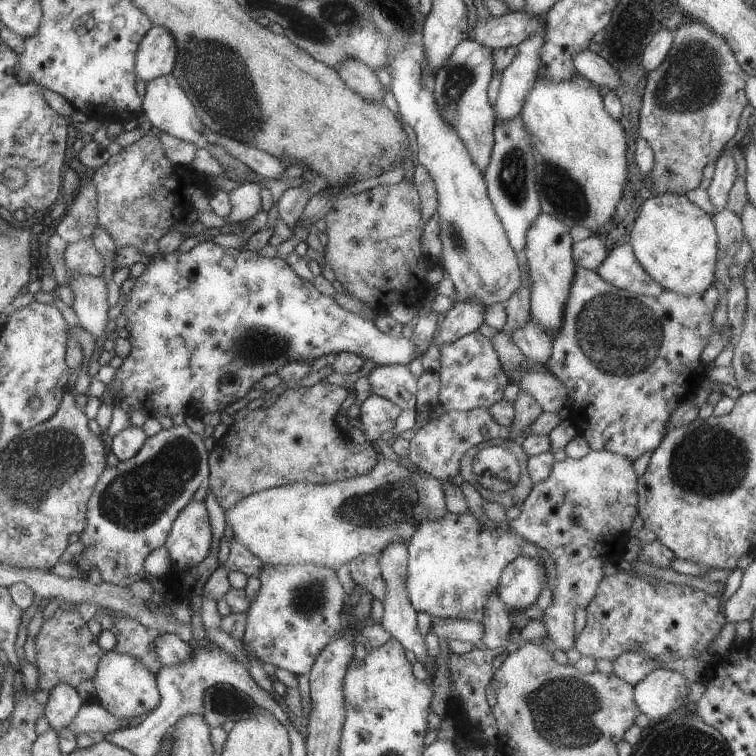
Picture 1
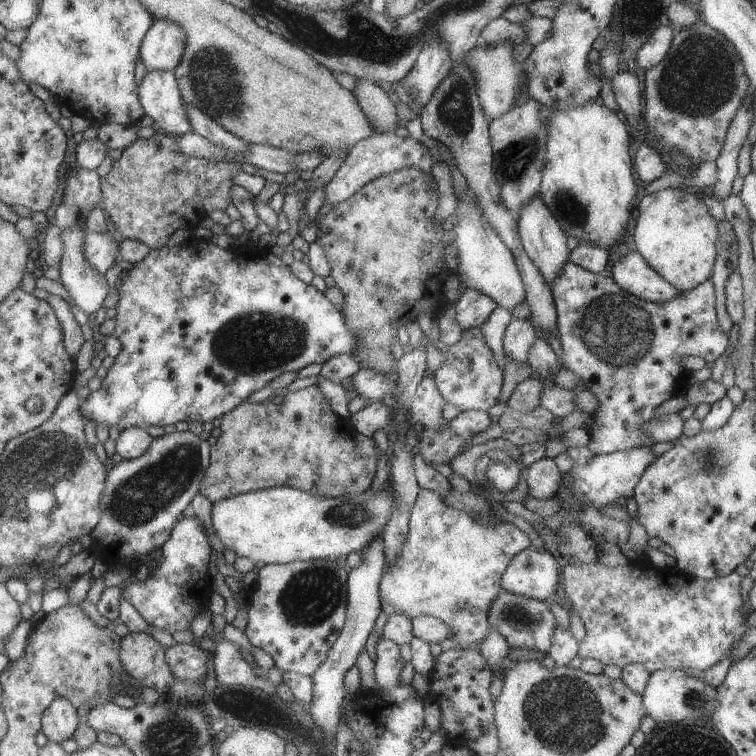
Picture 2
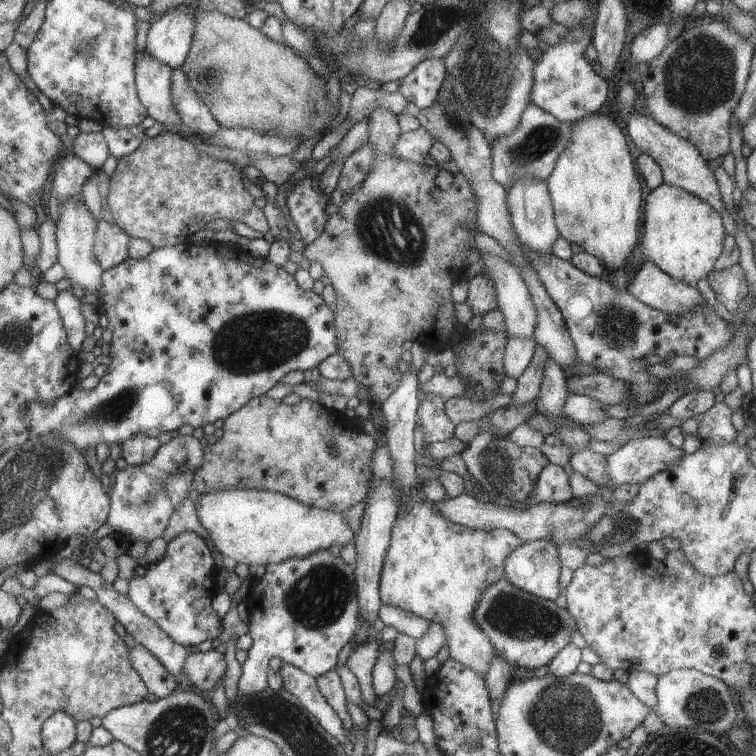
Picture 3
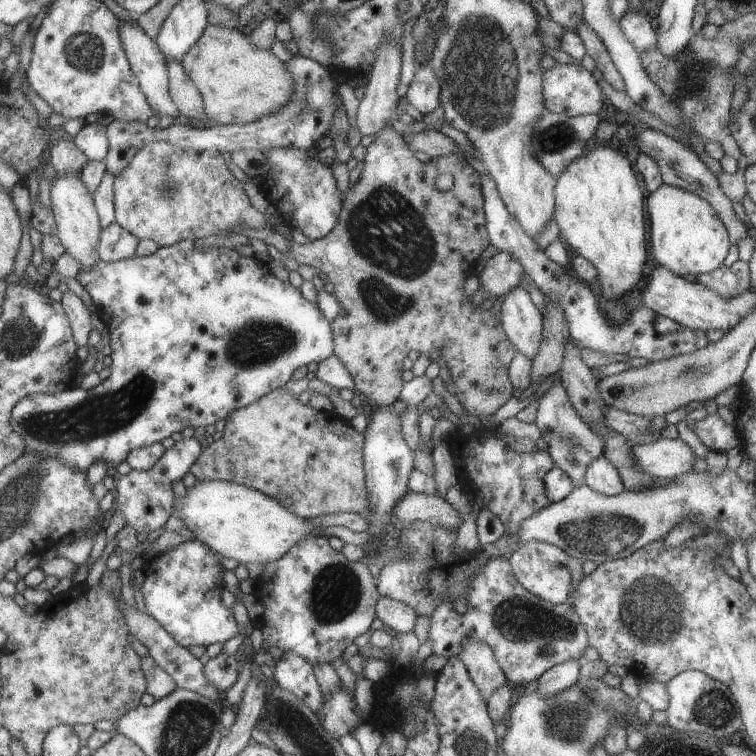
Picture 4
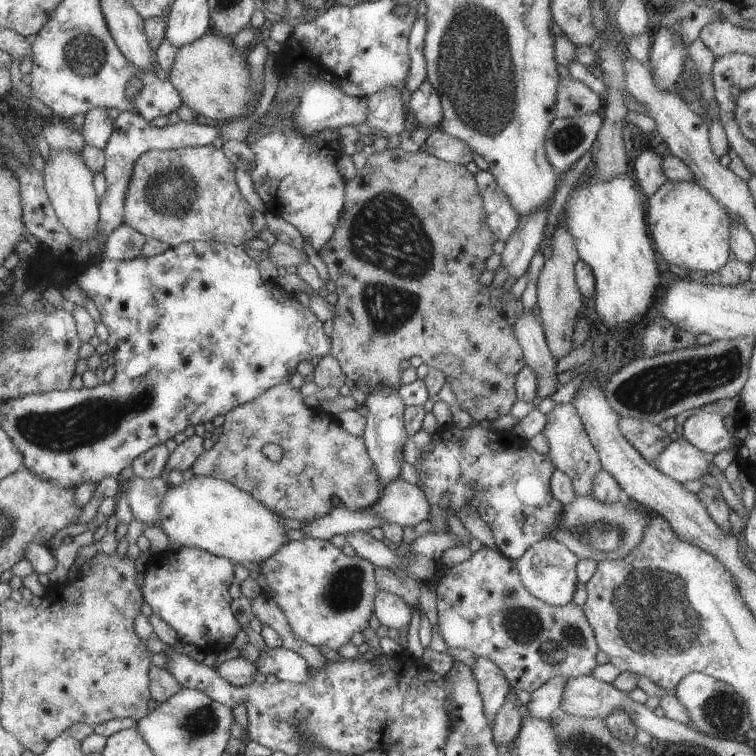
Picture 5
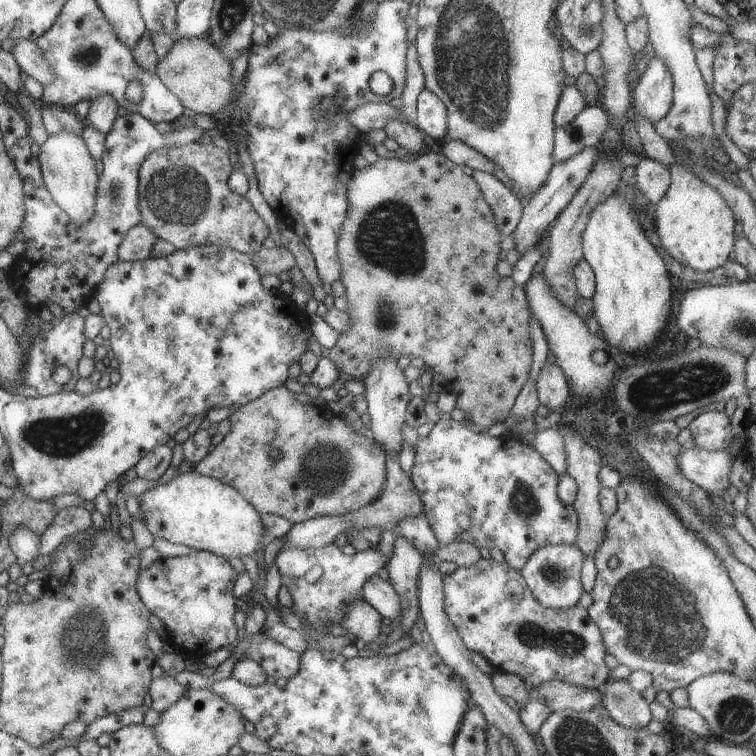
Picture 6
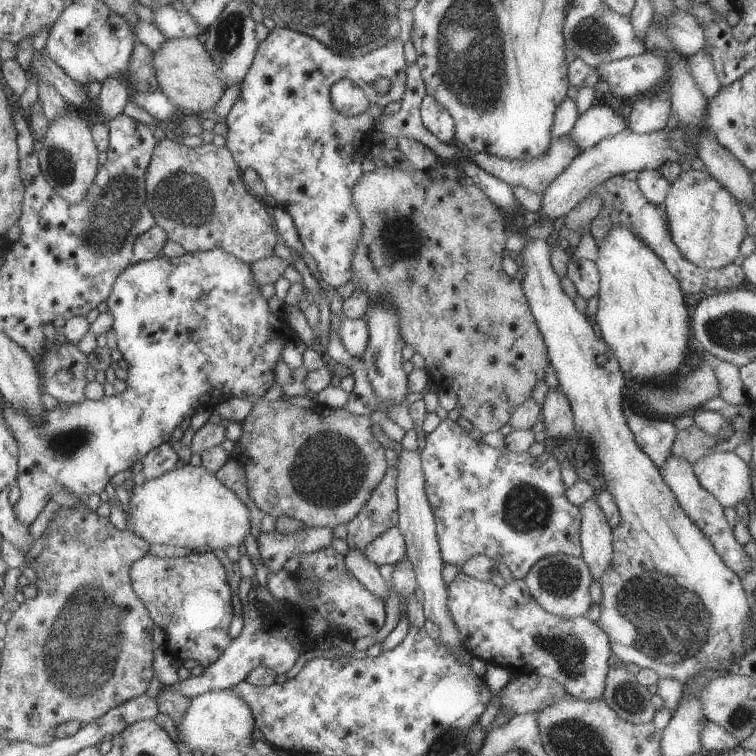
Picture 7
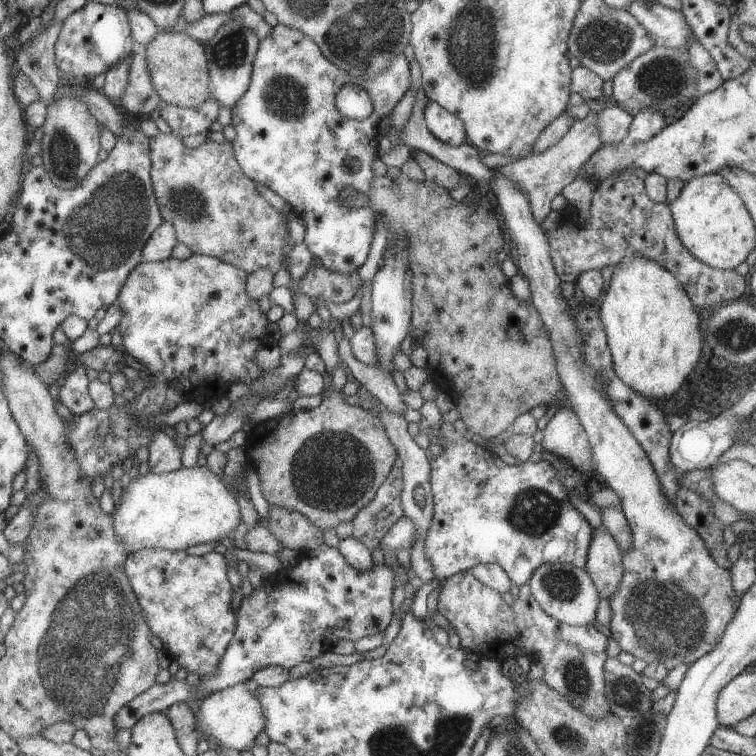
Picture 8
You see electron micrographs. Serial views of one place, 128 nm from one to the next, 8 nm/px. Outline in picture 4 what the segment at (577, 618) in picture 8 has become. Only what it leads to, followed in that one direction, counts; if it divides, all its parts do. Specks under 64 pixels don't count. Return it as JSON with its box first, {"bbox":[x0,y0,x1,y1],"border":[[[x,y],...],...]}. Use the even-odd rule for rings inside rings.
{"bbox":[508,540,572,604],"border":[[[533,540],[518,545],[517,550],[508,557],[508,562],[511,574],[522,588],[550,604],[562,604],[572,591],[569,570],[565,564],[567,556],[553,544]]]}

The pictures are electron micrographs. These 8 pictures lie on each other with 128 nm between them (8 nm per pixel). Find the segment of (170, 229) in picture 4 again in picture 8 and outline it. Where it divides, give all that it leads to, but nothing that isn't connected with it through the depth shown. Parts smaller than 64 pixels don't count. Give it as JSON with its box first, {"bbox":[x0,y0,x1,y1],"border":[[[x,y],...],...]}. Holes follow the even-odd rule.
{"bbox":[149,131,289,275],"border":[[[157,131],[149,139],[150,179],[163,222],[174,228],[179,243],[188,246],[193,254],[207,255],[229,263],[251,274],[257,269],[269,269],[274,275],[284,266],[289,244],[286,218],[257,193],[256,182],[241,170],[232,144],[224,140],[215,143],[206,140],[195,148],[187,148],[173,133]]]}

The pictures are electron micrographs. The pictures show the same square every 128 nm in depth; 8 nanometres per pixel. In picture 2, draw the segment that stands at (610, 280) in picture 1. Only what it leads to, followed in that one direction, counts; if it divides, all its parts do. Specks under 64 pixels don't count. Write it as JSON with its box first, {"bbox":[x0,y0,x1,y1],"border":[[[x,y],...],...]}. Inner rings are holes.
{"bbox":[609,251,683,303],"border":[[[631,251],[616,260],[609,276],[630,295],[650,303],[666,303],[683,294],[662,279],[637,252]]]}

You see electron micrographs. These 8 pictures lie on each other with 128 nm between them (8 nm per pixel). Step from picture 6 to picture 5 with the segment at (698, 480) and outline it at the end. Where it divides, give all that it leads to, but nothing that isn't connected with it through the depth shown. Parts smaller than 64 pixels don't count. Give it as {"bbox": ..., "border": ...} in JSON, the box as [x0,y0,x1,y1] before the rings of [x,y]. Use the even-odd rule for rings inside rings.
{"bbox":[651,435,709,484],"border":[[[678,435],[677,440],[669,442],[651,464],[669,479],[680,484],[709,473],[709,462],[705,454],[696,450],[681,435]]]}

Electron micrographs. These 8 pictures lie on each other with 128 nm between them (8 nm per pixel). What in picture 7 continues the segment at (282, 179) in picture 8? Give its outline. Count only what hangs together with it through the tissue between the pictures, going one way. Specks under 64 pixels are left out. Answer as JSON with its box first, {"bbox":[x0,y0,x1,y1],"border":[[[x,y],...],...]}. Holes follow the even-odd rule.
{"bbox":[226,25,406,288],"border":[[[277,25],[268,35],[258,42],[252,63],[239,84],[239,96],[235,99],[226,117],[228,131],[226,147],[239,169],[252,168],[265,187],[265,193],[291,216],[304,248],[317,263],[318,271],[325,284],[337,288],[344,282],[351,281],[353,271],[350,267],[356,246],[362,235],[362,220],[352,201],[352,188],[364,173],[361,162],[366,155],[375,151],[376,142],[374,122],[382,114],[383,108],[403,98],[406,85],[404,46],[397,39],[391,40],[384,47],[373,50],[364,56],[343,56],[331,52],[318,40],[305,33]],[[377,78],[389,80],[389,90],[380,94],[375,91],[373,82]],[[349,79],[365,93],[368,109],[360,115],[346,117],[339,114],[332,105],[330,88],[338,80]]]}

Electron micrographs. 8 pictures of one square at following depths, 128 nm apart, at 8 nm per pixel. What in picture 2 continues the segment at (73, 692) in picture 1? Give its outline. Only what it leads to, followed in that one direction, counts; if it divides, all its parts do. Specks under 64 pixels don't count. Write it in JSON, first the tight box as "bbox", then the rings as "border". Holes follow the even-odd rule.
{"bbox":[40,697,80,744],"border":[[[57,697],[43,711],[40,729],[48,741],[61,744],[72,738],[80,721],[77,709],[66,698]]]}

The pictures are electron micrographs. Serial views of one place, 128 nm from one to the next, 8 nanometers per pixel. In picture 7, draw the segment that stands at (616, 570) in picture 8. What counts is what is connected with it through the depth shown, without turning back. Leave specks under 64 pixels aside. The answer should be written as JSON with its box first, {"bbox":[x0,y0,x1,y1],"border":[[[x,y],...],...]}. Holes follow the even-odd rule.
{"bbox":[578,495,612,581],"border":[[[595,495],[590,497],[578,509],[581,515],[580,557],[588,566],[592,580],[598,581],[612,561],[612,528],[595,498]]]}

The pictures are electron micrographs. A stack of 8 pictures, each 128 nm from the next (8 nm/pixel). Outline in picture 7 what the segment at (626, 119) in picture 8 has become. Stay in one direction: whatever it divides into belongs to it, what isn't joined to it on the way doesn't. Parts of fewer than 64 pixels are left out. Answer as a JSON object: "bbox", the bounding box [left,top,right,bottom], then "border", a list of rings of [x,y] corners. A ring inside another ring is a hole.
{"bbox":[567,106,627,150],"border":[[[590,106],[578,116],[567,135],[572,138],[574,145],[583,150],[625,128],[627,126],[623,124],[622,115],[615,113],[609,106]]]}

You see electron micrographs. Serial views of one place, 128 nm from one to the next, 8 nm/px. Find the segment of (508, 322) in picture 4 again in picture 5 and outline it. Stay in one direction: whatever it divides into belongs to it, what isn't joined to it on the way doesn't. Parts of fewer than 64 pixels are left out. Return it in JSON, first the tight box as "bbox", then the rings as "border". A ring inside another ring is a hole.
{"bbox":[513,310,558,398],"border":[[[521,310],[513,322],[513,336],[521,348],[526,366],[537,376],[536,396],[548,398],[558,389],[555,374],[557,361],[547,349],[536,311]]]}

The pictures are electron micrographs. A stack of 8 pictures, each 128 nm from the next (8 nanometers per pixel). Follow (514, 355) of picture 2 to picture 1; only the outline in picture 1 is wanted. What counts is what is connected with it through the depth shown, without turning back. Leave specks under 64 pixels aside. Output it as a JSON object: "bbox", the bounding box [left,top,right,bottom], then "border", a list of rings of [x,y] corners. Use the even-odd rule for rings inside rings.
{"bbox":[500,266,530,336],"border":[[[519,266],[519,278],[521,286],[509,296],[505,302],[507,320],[500,332],[511,336],[513,328],[523,326],[527,320],[530,320],[530,277],[528,268]]]}

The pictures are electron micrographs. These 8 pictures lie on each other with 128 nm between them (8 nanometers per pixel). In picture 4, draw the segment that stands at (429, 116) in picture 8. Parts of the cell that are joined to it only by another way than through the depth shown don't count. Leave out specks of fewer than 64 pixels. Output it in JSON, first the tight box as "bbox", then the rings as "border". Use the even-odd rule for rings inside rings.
{"bbox":[405,63,440,115],"border":[[[428,63],[416,66],[413,79],[405,94],[409,101],[408,104],[417,108],[421,114],[426,115],[440,105],[439,95],[439,80],[437,80],[433,68]]]}

